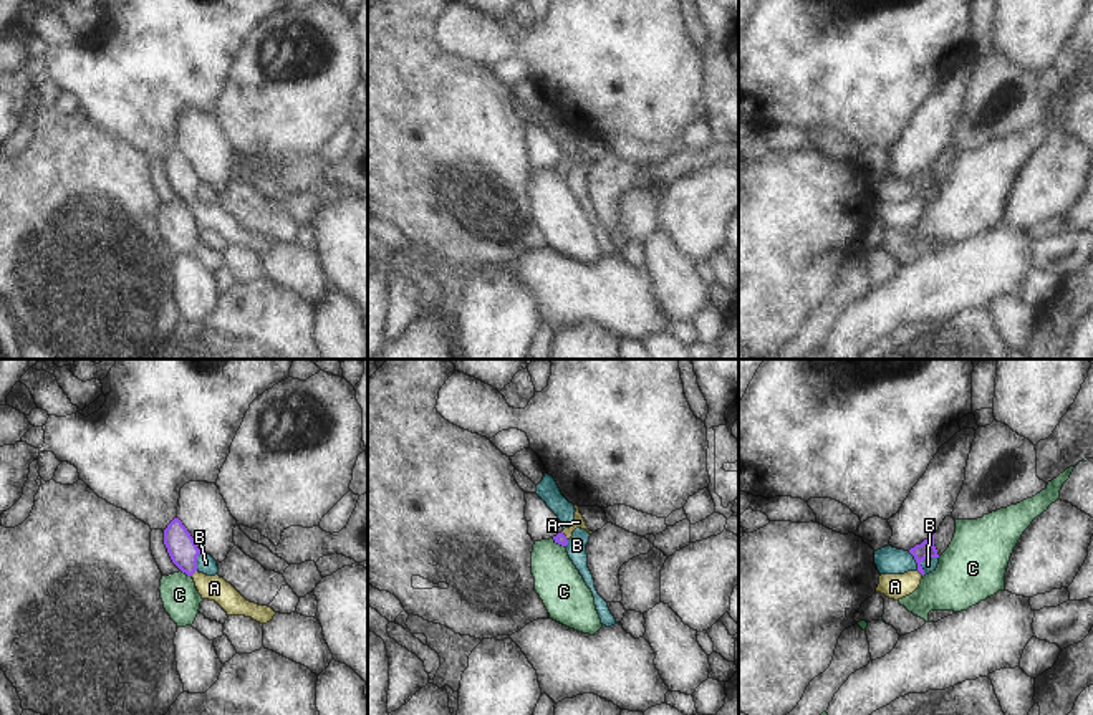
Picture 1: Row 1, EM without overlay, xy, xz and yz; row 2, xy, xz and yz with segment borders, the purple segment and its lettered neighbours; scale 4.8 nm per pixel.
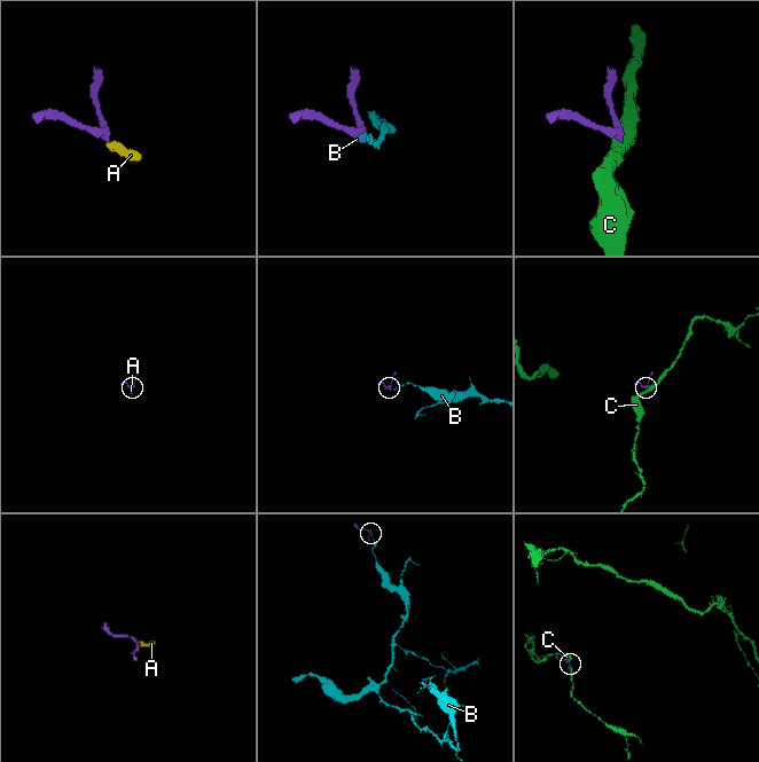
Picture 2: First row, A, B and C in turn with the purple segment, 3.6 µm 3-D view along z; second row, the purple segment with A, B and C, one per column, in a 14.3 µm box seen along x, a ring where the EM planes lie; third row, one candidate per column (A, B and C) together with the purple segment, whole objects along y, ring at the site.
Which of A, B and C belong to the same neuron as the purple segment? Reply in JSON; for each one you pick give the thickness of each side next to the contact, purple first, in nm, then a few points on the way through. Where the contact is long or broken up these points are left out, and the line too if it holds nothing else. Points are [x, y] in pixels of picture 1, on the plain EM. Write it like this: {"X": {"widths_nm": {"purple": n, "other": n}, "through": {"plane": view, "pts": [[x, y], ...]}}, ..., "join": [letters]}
{"A": {"widths_nm": {"purple": 140, "other": 130}, "through": {"plane": "xy", "pts": [[181, 176], [192, 202], [214, 217]]}}, "join": ["A"]}

